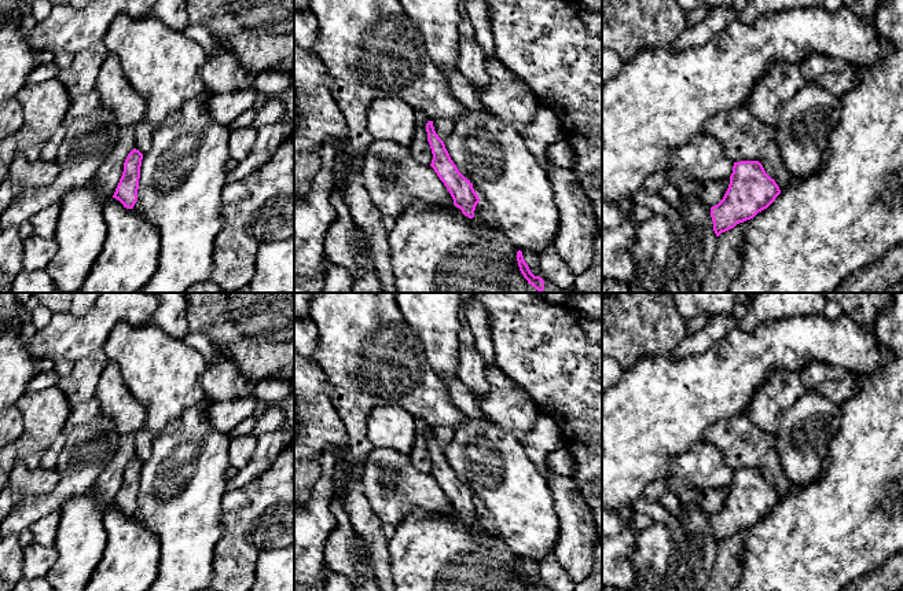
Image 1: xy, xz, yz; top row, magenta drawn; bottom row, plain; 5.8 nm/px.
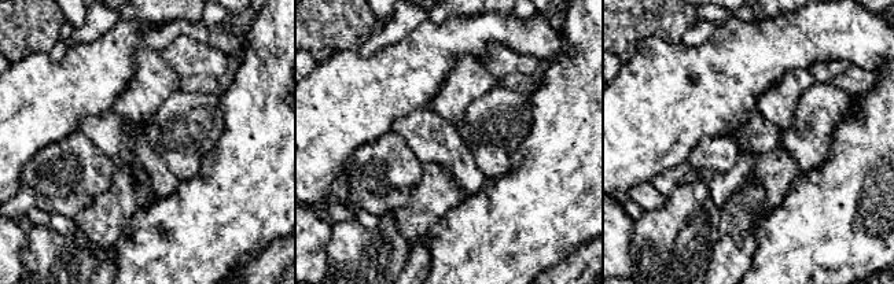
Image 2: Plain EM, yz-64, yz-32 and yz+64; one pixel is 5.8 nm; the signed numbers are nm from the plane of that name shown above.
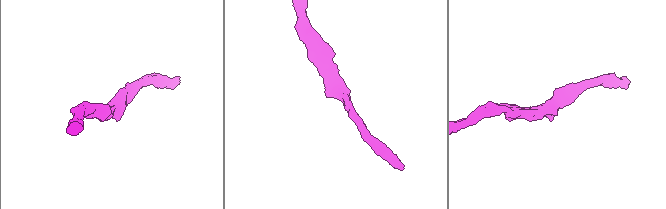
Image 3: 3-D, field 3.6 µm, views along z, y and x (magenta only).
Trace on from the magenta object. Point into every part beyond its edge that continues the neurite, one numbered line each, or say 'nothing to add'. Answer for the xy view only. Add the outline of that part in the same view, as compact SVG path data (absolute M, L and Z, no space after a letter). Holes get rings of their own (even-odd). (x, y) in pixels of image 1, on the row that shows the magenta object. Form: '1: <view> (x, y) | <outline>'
nothing to add

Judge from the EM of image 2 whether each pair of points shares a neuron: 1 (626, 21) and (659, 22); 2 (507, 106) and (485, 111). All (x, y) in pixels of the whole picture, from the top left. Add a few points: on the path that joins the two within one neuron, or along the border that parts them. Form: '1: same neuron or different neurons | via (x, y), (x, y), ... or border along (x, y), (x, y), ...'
1: same neuron | via (635, 21), (651, 21)
2: same neuron | via (501, 111), (490, 111)

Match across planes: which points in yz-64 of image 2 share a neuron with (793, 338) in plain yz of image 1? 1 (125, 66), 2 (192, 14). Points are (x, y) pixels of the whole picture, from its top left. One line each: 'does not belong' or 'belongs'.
1: belongs
2: does not belong

